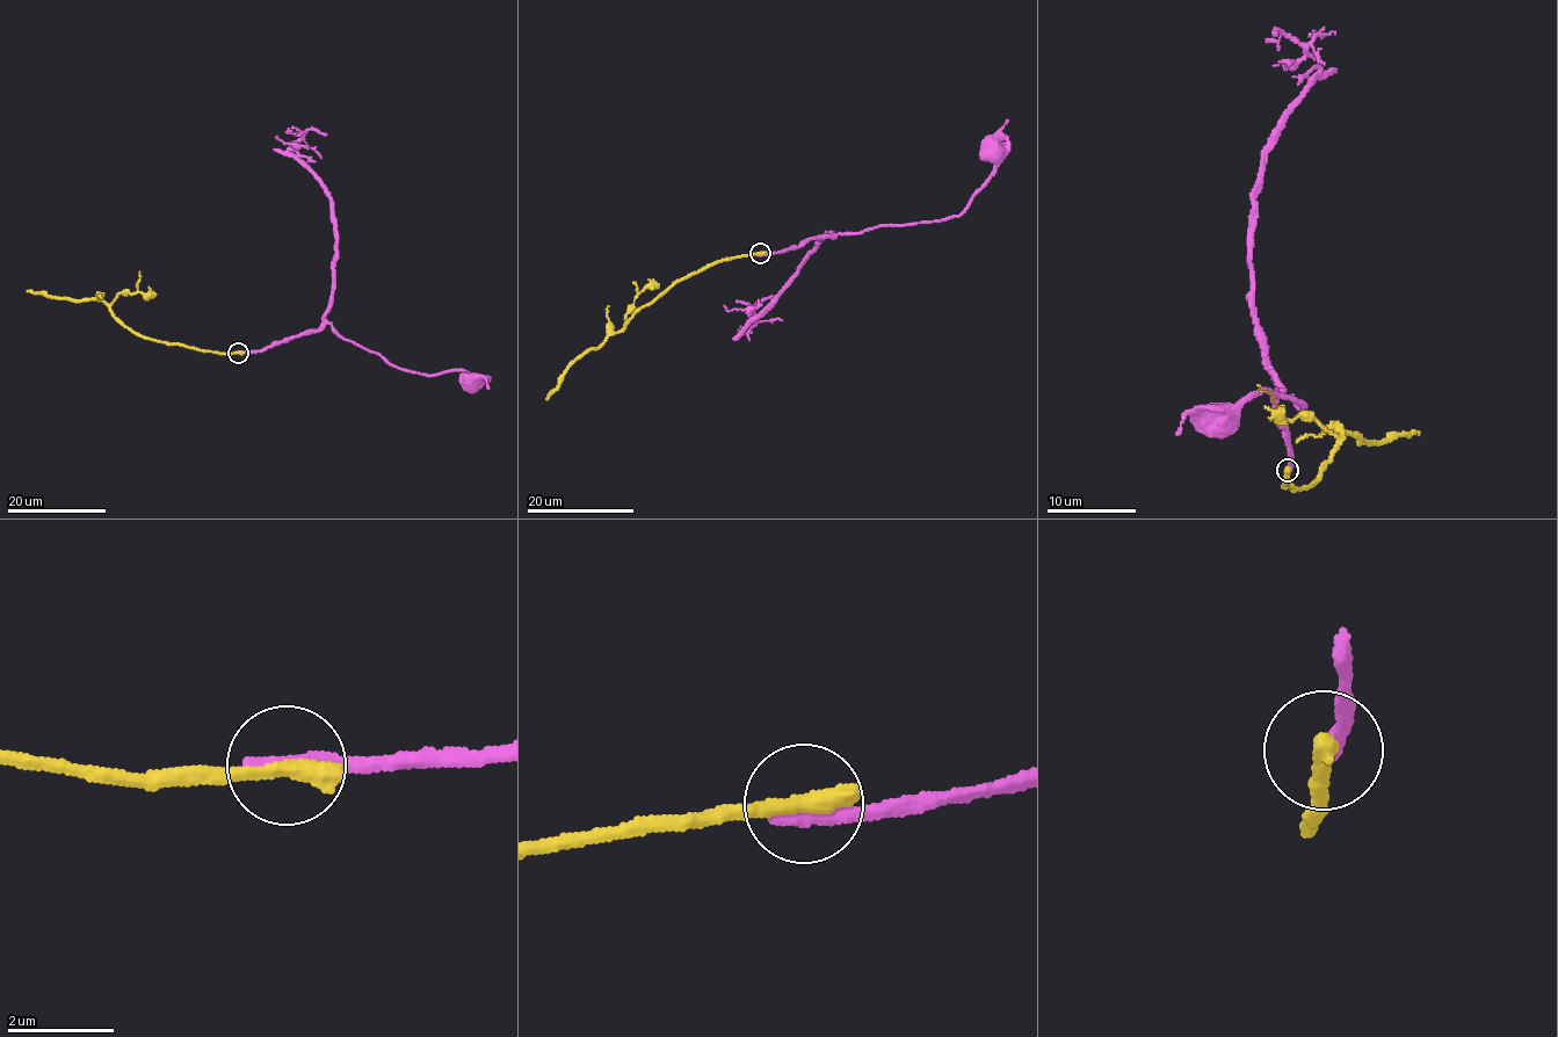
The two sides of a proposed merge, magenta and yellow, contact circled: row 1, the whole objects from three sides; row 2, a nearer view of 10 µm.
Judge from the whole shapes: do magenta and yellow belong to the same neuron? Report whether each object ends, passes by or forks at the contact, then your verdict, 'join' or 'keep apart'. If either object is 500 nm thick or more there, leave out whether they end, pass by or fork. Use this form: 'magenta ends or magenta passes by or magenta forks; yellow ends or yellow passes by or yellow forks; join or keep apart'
magenta ends; yellow ends; keep apart

